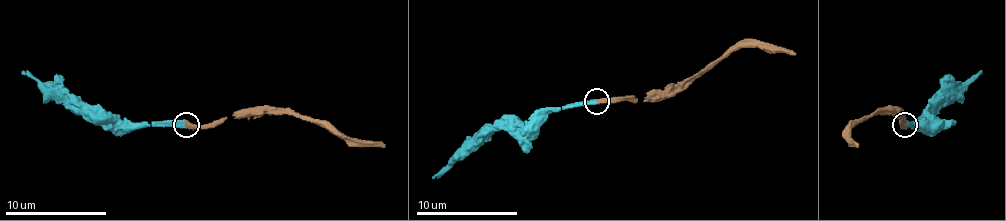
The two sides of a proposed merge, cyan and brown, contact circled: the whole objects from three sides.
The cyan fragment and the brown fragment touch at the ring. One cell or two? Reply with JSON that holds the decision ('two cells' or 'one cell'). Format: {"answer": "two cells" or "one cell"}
{"answer": "one cell"}

